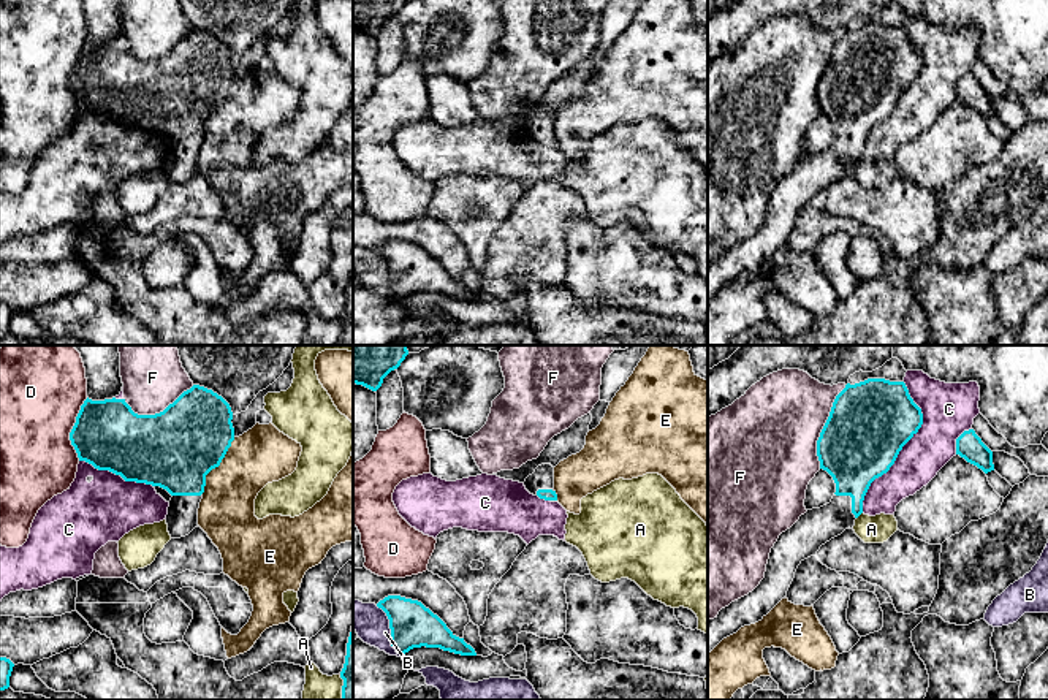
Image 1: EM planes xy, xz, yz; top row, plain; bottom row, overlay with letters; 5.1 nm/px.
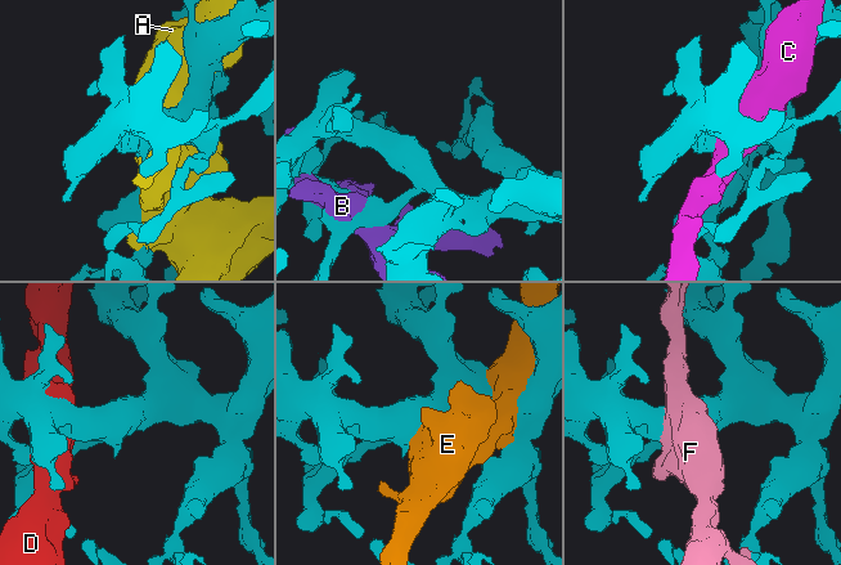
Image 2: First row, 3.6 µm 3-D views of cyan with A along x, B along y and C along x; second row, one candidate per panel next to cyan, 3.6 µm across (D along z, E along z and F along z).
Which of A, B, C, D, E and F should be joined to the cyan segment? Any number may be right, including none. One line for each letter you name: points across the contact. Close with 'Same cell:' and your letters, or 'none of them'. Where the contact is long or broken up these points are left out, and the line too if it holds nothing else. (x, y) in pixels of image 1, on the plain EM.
Same cell: none of them

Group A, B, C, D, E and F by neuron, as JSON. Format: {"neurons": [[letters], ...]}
{"neurons": [["A"], ["B"], ["C"], ["D"], ["E"], ["F"]]}

